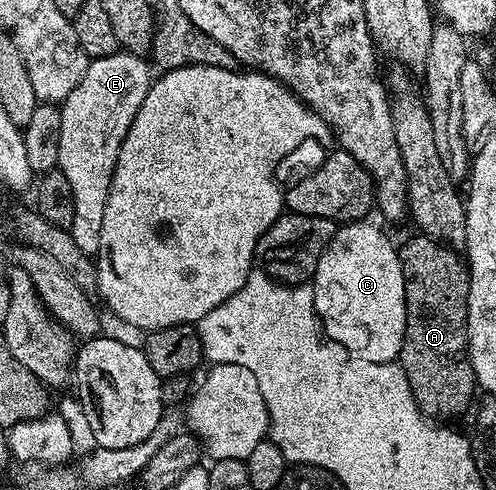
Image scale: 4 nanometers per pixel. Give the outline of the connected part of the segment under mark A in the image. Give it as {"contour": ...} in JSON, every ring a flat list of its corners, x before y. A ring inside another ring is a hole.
{"contour":[[415,236,409,240,405,246,399,247,400,263,402,264,402,272,405,276,404,291,406,292,406,308,408,315,406,316,406,332,404,333,404,343,400,349,400,357,398,359,401,368,406,372,406,380,410,380,410,388,414,392,414,400,418,404,418,408,422,411,425,418,433,420,444,420,440,418,456,418,468,405,472,402,472,397,478,394,476,385,476,377,474,376,474,368,468,359,468,272,465,263,462,261,455,249,449,248,445,243,438,242,434,238,425,238,423,236]]}

